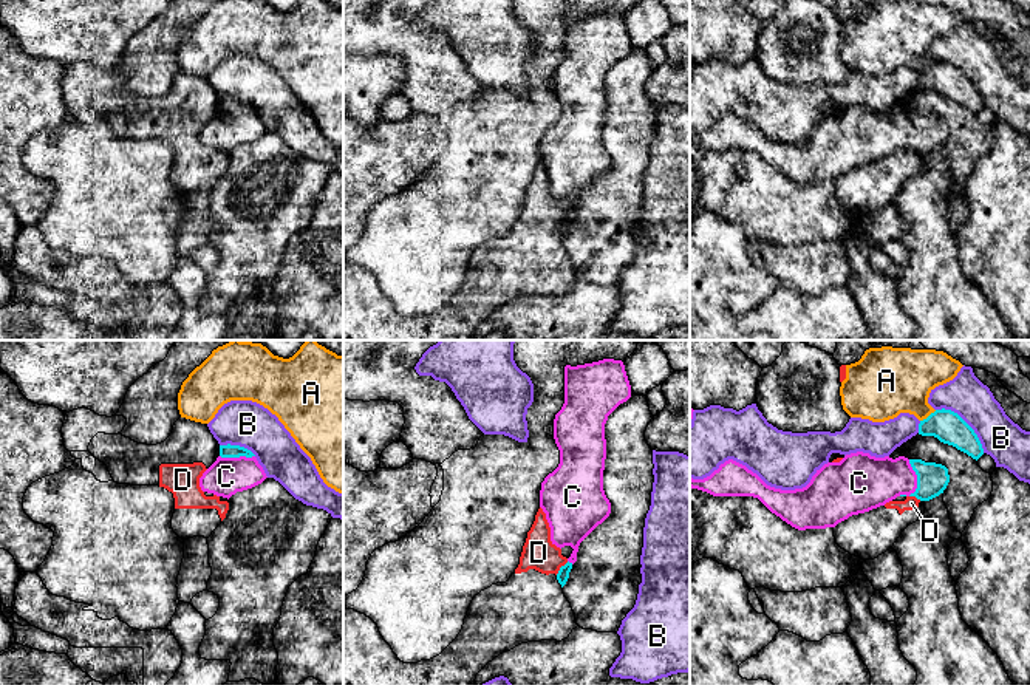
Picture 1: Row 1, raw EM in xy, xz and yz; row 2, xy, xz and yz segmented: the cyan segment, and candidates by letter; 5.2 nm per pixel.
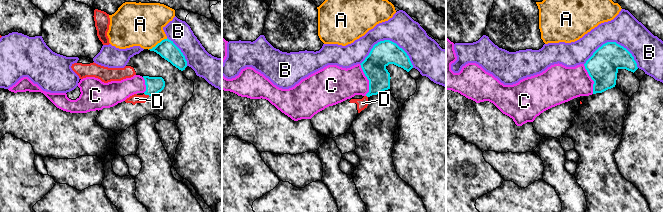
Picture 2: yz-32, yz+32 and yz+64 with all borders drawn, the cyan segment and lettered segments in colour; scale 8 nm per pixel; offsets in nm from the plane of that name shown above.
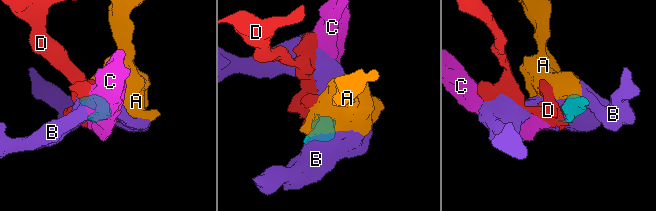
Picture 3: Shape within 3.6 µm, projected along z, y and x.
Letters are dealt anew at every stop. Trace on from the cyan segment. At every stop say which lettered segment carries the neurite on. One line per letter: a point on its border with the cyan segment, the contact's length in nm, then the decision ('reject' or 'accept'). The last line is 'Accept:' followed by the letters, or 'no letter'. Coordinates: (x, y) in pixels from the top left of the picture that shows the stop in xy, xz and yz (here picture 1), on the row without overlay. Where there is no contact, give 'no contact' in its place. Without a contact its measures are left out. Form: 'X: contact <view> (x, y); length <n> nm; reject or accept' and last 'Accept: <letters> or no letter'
A: contact yz (930, 68); length 110 nm; reject
B: contact yz (965, 76); length 340 nm; reject
C: contact yz (917, 136); length 200 nm; accept
D: contact xz (560, 221); length 100 nm; reject
Accept: C

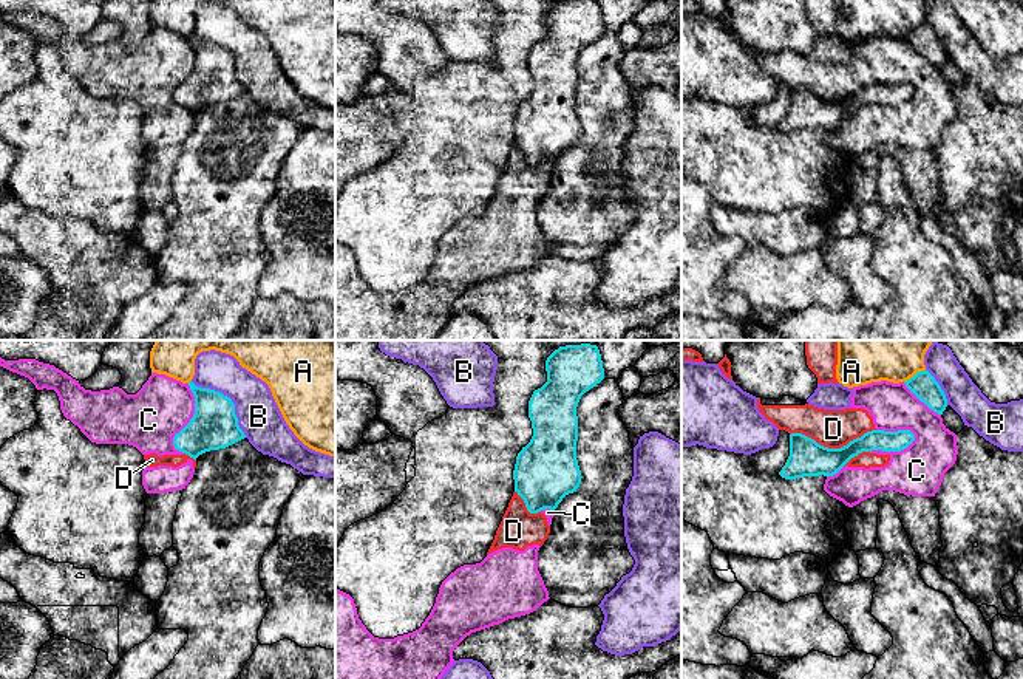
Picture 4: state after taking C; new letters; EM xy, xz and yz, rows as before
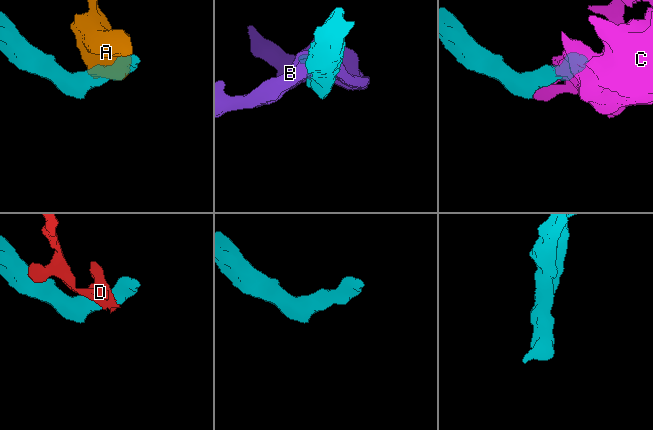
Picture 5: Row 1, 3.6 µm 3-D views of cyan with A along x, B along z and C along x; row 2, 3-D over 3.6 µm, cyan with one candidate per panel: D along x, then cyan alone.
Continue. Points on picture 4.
A: contact yz (915, 28); length 130 nm; reject
B: contact xy (229, 51); length 420 nm; reject
C: contact yz (893, 104); length 260 nm; reject
D: contact yz (832, 102); length 440 nm; reject
Accept: no letter

